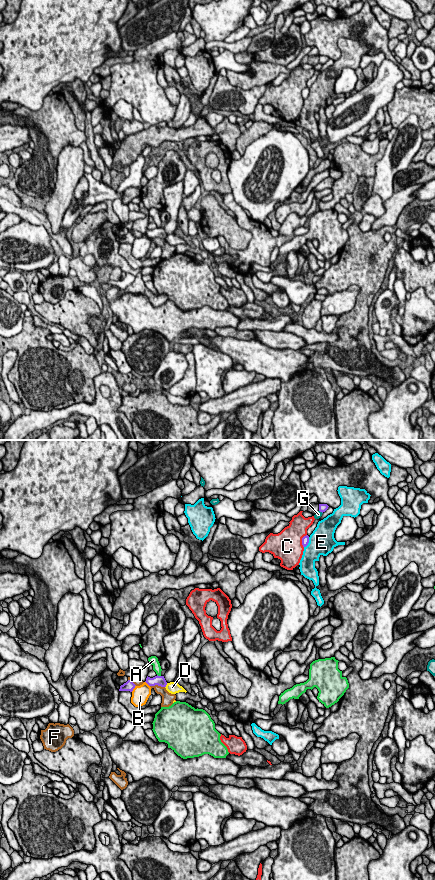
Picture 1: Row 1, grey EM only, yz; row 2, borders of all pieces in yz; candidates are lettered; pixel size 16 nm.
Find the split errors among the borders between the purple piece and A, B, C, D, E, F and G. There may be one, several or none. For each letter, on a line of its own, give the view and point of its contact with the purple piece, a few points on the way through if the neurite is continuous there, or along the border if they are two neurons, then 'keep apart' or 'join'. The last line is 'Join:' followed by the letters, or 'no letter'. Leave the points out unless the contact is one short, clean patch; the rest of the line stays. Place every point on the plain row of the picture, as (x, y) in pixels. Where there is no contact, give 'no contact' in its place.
A: contact yz (159, 228); keep apart
B: contact yz (134, 239); keep apart
C: contact yz (302, 93); keep apart
D: contact yz (166, 236); keep apart
E: contact yz (308, 94); keep apart
F: contact yz (157, 236); keep apart
G: contact yz (321, 63); keep apart
Join: no letter

